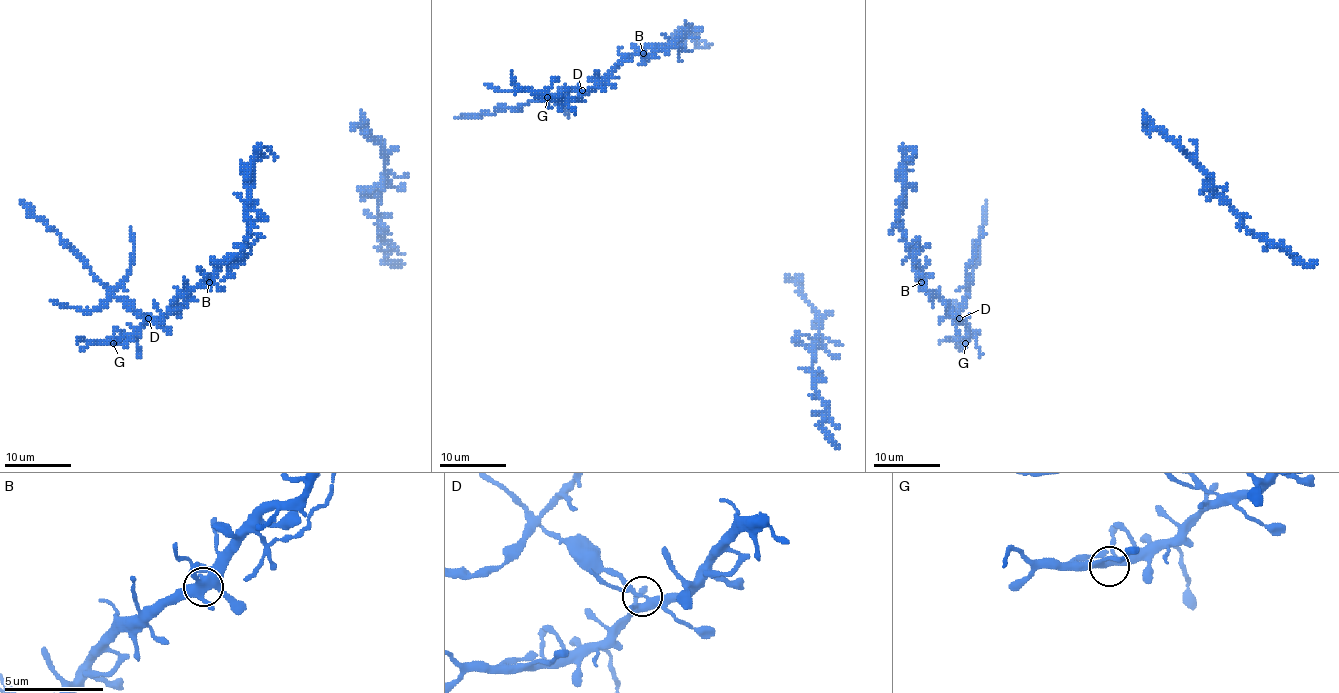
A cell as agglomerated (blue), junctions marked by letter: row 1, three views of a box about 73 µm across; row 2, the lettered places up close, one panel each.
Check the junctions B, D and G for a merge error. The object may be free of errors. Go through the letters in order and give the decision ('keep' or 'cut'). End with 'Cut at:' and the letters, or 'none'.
B: keep
D: cut
G: keep
Cut at: D

